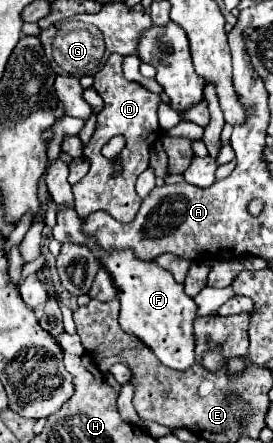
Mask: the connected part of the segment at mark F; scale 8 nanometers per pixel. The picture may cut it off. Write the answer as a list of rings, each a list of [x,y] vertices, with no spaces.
[[[63,209],[57,213],[57,225],[53,227],[53,237],[61,243],[75,241],[87,245],[101,259],[103,267],[109,271],[119,291],[119,301],[121,301],[119,323],[123,331],[139,337],[145,345],[149,345],[155,351],[157,359],[171,369],[185,371],[195,363],[193,323],[197,319],[197,305],[189,295],[185,295],[181,283],[177,283],[165,269],[157,267],[155,263],[139,261],[131,251],[121,251],[121,253],[101,251],[93,239],[83,235],[81,217],[75,213],[75,209]]]

